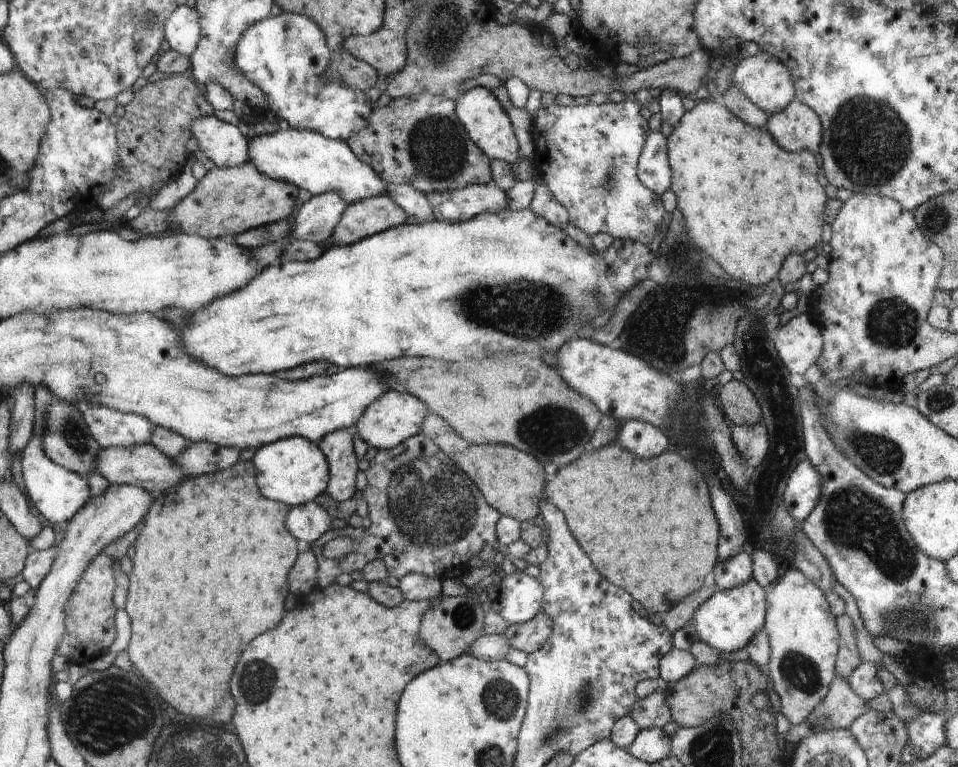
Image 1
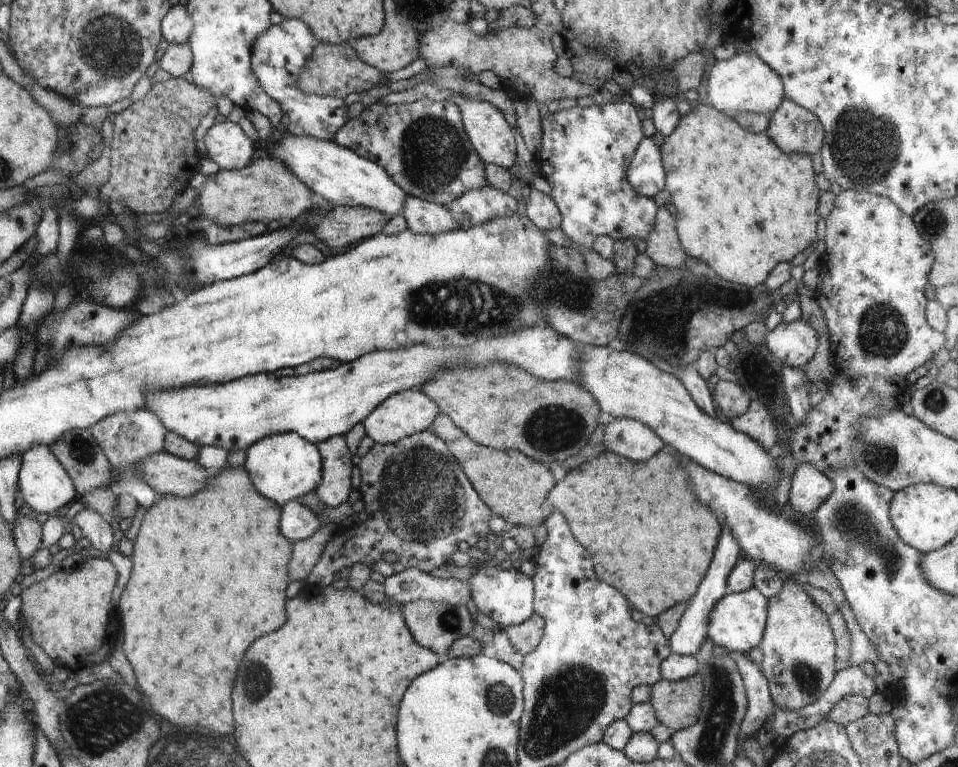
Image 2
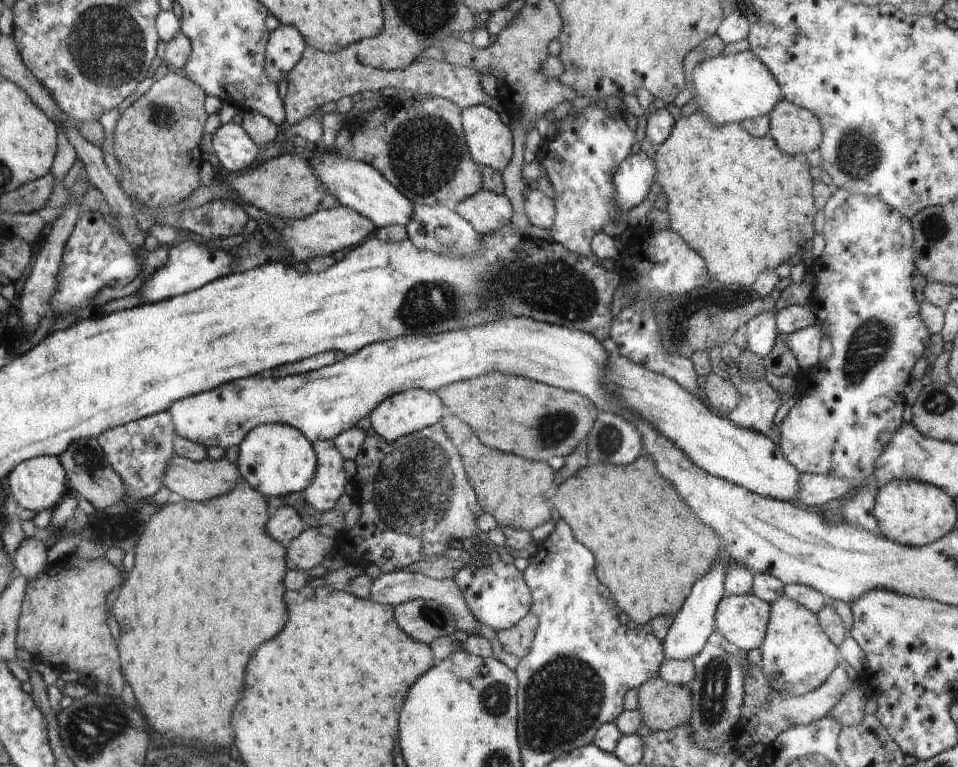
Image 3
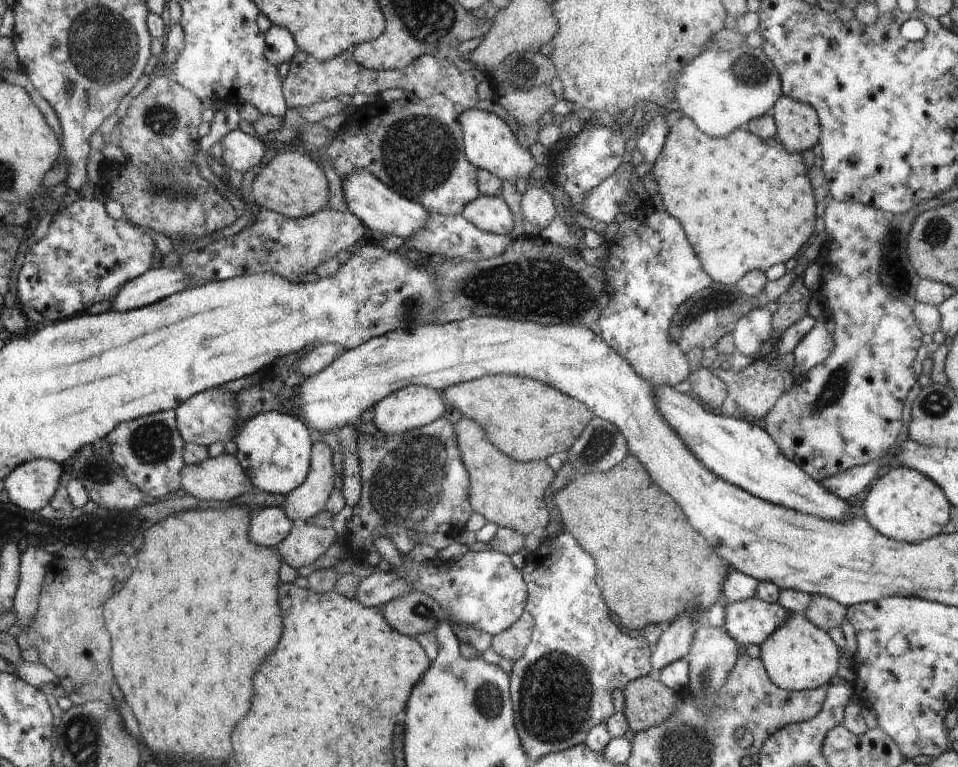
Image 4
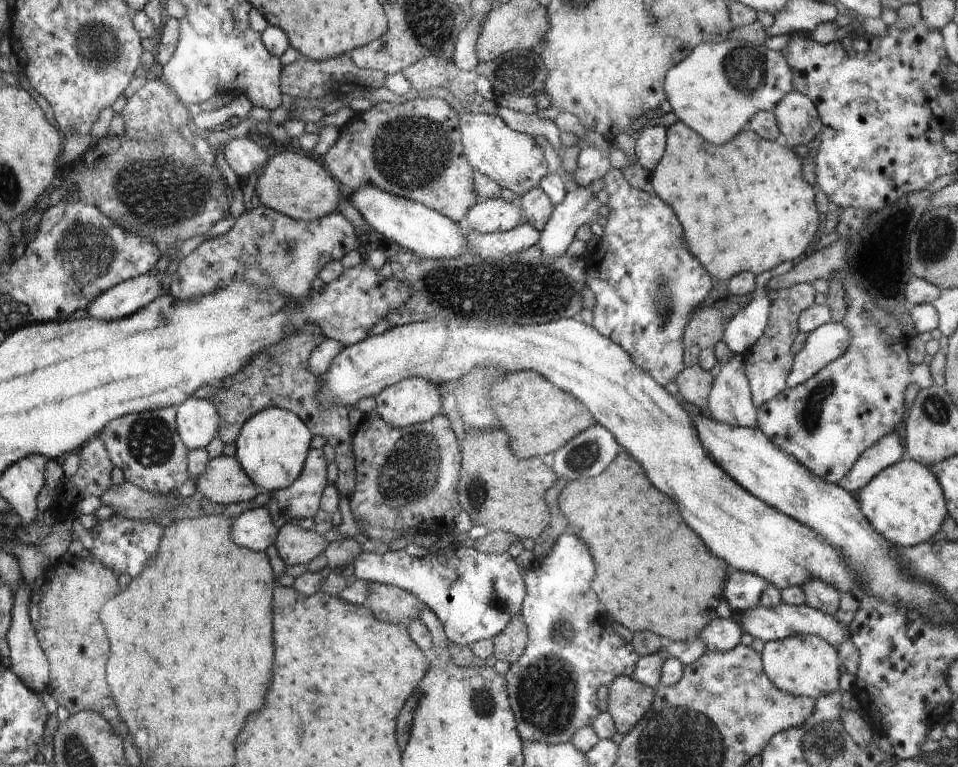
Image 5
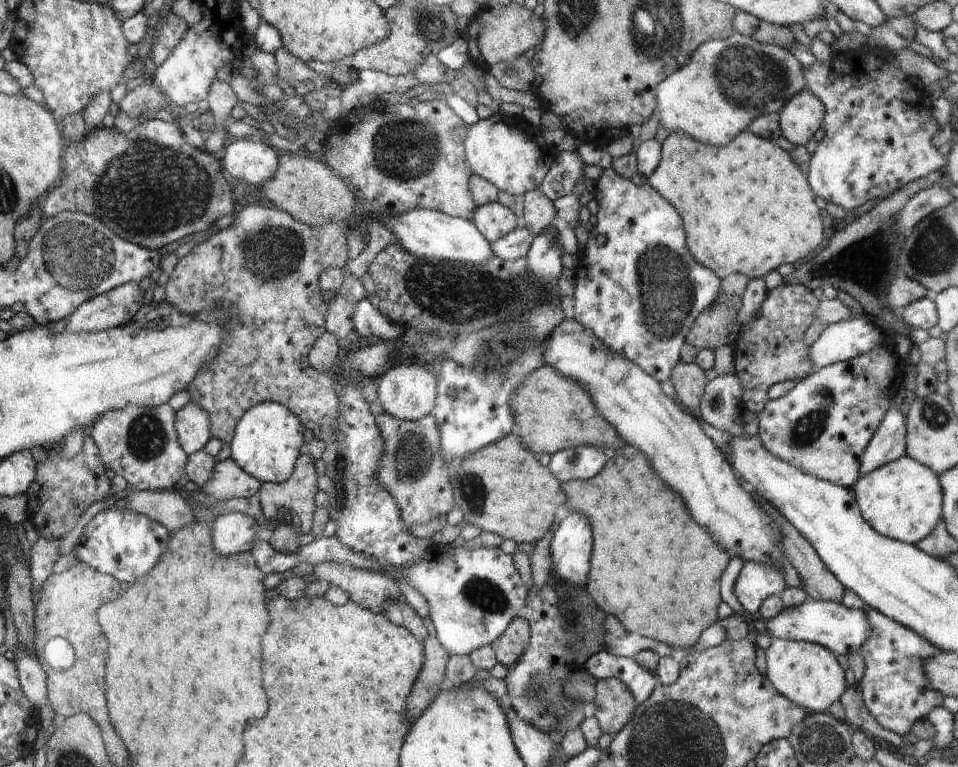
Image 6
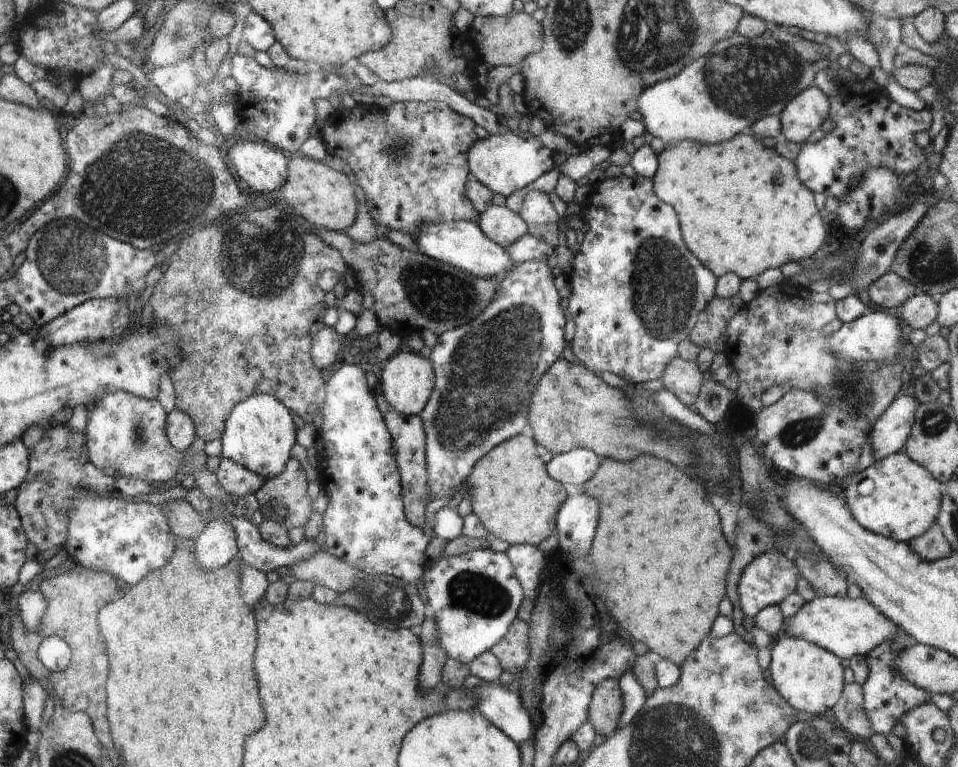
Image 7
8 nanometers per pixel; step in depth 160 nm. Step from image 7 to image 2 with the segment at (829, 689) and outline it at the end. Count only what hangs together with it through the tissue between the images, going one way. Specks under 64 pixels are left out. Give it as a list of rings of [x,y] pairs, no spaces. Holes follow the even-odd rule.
[[[802,578],[786,580],[779,594],[769,598],[767,623],[758,647],[763,652],[760,667],[778,708],[795,711],[818,700],[837,671],[829,615],[804,592]]]

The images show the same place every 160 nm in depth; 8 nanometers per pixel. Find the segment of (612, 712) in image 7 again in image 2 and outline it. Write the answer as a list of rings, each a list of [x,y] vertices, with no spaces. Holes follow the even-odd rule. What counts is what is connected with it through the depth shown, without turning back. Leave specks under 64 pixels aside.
[[[700,674],[677,681],[660,679],[651,685],[651,705],[660,724],[680,731],[694,726],[701,714],[703,678]]]

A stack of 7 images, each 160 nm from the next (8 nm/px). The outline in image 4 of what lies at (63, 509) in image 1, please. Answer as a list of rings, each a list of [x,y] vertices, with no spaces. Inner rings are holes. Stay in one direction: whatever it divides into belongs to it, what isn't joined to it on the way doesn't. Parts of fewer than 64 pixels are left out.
[[[34,459],[17,466],[6,477],[4,489],[9,500],[30,512],[44,508],[54,496],[62,476],[62,466],[48,459]]]

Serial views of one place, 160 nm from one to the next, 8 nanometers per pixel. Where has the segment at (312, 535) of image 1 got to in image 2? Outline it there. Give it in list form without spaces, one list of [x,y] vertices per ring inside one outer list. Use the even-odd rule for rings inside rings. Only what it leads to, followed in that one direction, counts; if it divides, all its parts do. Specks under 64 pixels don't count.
[[[297,501],[282,508],[282,534],[292,542],[310,538],[321,526],[318,515]]]

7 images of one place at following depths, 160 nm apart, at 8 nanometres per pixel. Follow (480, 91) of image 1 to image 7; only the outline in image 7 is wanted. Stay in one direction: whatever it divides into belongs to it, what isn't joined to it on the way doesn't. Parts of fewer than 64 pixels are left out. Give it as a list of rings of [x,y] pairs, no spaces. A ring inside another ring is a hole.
[[[508,130],[478,139],[478,146],[470,150],[470,172],[493,194],[501,194],[507,198],[545,172],[556,168],[555,157],[555,152],[544,146],[540,137],[516,135]]]

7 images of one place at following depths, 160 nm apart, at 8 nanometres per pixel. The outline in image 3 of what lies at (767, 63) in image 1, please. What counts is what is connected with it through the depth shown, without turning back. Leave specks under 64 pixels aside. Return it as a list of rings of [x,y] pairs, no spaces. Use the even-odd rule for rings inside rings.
[[[752,51],[733,55],[718,55],[695,64],[690,90],[698,100],[699,110],[711,118],[716,125],[741,123],[768,115],[783,98],[782,91],[774,75]]]

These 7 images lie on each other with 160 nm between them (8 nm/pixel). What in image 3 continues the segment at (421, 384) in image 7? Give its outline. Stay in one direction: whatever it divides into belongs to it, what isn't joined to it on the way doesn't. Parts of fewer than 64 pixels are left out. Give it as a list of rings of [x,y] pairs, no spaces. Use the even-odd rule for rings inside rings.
[[[408,389],[393,397],[382,401],[376,409],[370,413],[371,427],[376,434],[380,435],[386,442],[394,442],[410,433],[436,425],[442,418],[442,404],[438,394],[424,389]]]

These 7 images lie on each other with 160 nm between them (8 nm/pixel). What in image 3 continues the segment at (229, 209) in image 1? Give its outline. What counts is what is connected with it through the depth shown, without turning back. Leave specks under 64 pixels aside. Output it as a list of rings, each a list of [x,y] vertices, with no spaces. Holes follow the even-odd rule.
[[[301,154],[269,155],[260,166],[244,174],[228,175],[227,186],[242,202],[255,206],[280,219],[303,219],[316,213],[324,196],[324,186],[316,176],[316,171],[308,166]]]

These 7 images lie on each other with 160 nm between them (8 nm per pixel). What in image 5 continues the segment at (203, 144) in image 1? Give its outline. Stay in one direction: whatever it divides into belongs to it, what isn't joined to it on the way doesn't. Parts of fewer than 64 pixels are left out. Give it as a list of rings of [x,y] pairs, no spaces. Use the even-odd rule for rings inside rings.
[[[233,136],[223,147],[226,162],[237,176],[248,176],[268,164],[268,154],[249,137]]]

